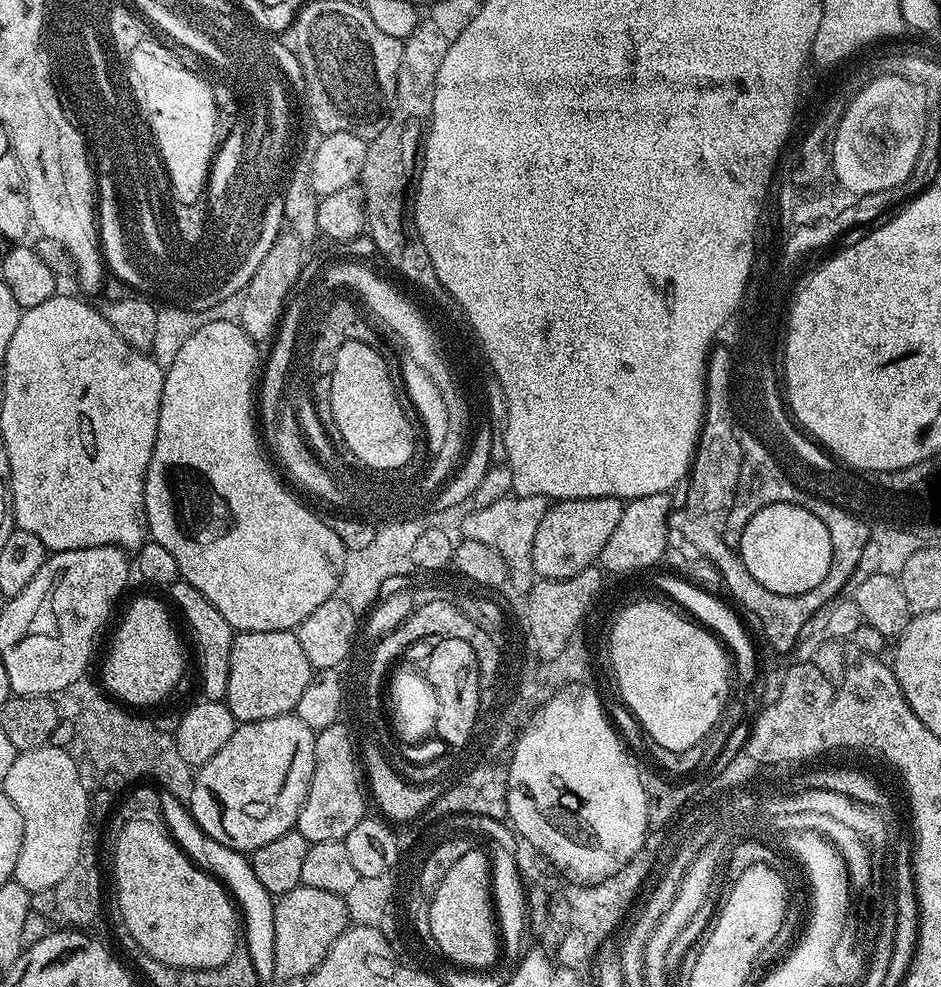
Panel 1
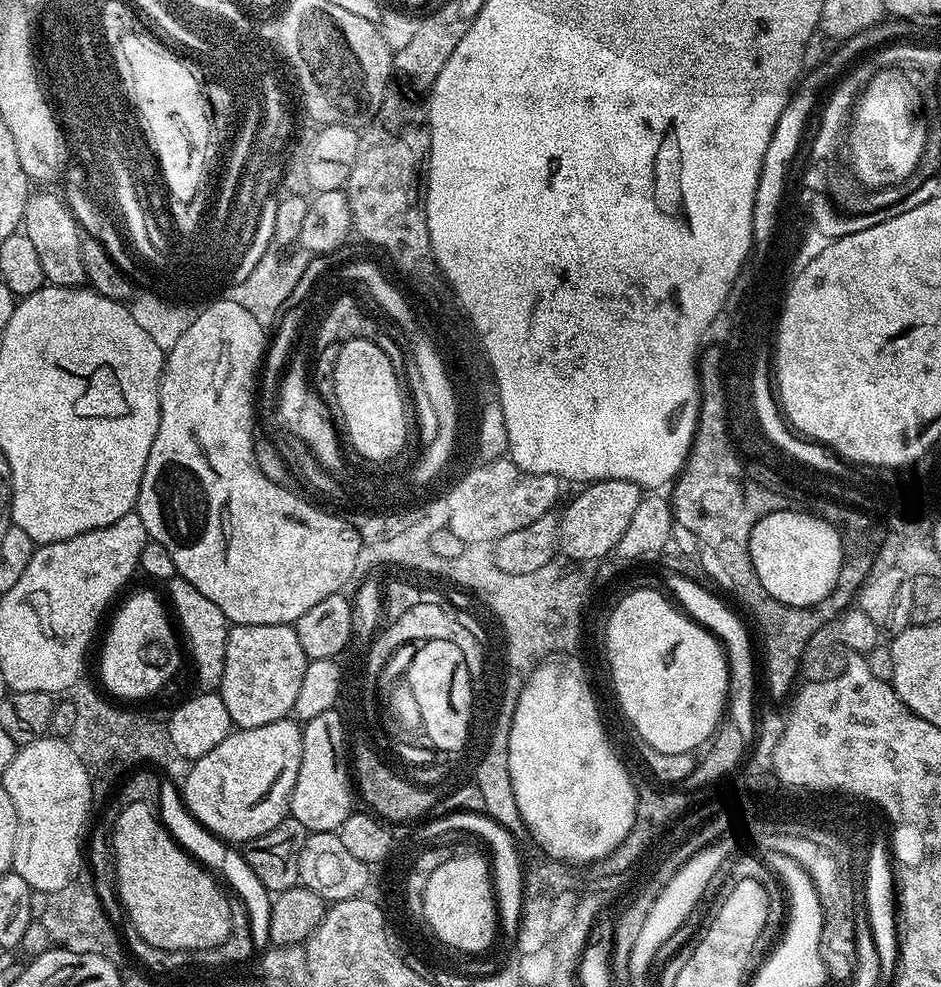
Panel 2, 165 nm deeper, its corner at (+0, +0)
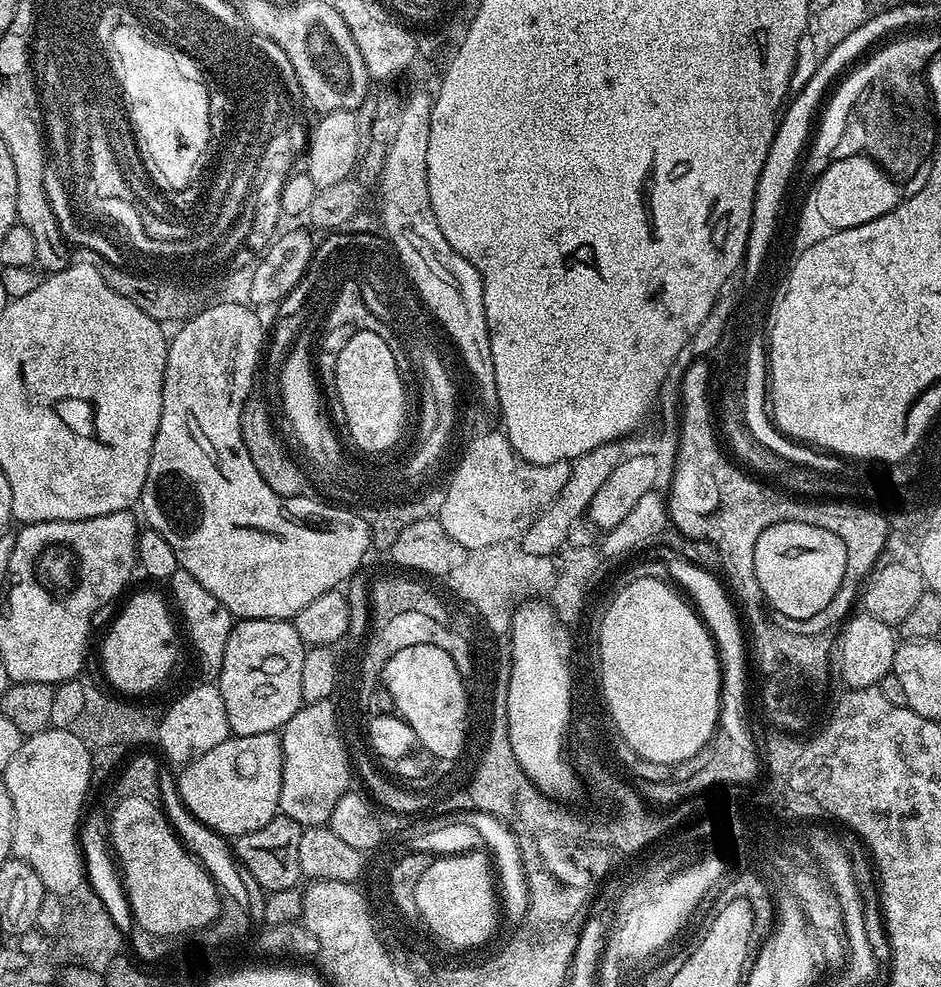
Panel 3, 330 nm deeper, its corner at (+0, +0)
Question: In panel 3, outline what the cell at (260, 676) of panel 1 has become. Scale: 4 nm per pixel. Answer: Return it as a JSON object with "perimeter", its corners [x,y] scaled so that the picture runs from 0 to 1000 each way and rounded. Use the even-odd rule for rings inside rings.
{"perimeter":[[[252,627],[244,638],[244,646],[240,646],[240,663],[236,667],[236,679],[232,686],[232,696],[236,703],[236,711],[240,711],[240,727],[242,728],[242,741],[249,746],[265,746],[266,744],[283,744],[284,742],[296,743],[312,723],[323,712],[321,707],[321,671],[325,653],[321,646],[317,646],[317,638],[310,628],[257,628]]]}

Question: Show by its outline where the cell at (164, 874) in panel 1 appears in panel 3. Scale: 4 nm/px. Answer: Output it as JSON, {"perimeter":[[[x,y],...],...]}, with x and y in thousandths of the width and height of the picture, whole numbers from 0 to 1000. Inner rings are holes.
{"perimeter":[[[139,806],[122,812],[123,820],[117,823],[118,852],[117,859],[125,872],[126,882],[136,916],[140,919],[140,931],[149,929],[153,937],[165,944],[209,945],[213,941],[225,937],[235,923],[235,905],[230,905],[230,896],[224,892],[222,880],[218,879],[191,852],[183,840],[171,816],[164,811]]]}

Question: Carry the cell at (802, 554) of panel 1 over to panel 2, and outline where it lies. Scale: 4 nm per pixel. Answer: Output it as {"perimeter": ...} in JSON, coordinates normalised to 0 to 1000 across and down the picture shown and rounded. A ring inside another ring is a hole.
{"perimeter":[[[828,518],[814,521],[801,533],[801,537],[797,541],[797,549],[795,550],[795,560],[799,566],[801,578],[806,582],[806,590],[810,590],[810,594],[820,603],[824,608],[831,610],[835,614],[844,614],[845,616],[866,616],[869,610],[874,610],[874,606],[881,604],[886,598],[887,591],[891,590],[891,582],[895,572],[897,572],[897,549],[895,539],[887,530],[875,525],[875,523],[864,522],[857,518]]]}

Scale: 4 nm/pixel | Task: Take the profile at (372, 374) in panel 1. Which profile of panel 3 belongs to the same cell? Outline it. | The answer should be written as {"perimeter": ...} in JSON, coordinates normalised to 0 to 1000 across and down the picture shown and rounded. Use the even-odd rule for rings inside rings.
{"perimeter":[[[377,335],[374,341],[363,352],[357,367],[357,405],[366,416],[366,430],[369,445],[375,447],[379,454],[394,456],[397,452],[411,452],[420,444],[419,436],[425,434],[425,393],[431,389],[430,382],[425,380],[420,370],[419,360],[414,351],[406,342],[395,336]]]}

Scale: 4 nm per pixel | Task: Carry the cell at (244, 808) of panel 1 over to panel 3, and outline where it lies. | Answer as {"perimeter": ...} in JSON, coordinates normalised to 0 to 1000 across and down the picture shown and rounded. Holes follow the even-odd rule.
{"perimeter":[[[292,742],[243,745],[236,756],[227,756],[205,774],[194,775],[196,783],[189,786],[191,806],[201,822],[234,847],[266,845],[298,823],[301,771],[298,747]]]}

